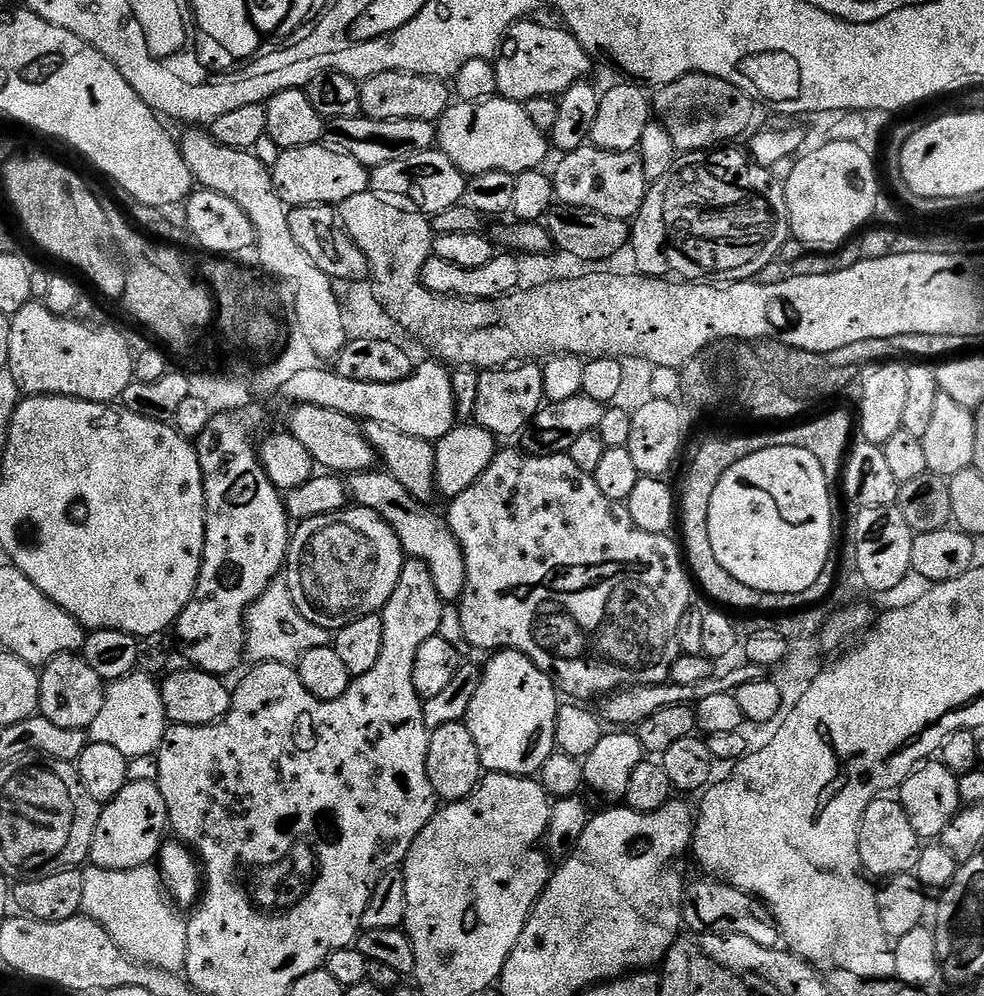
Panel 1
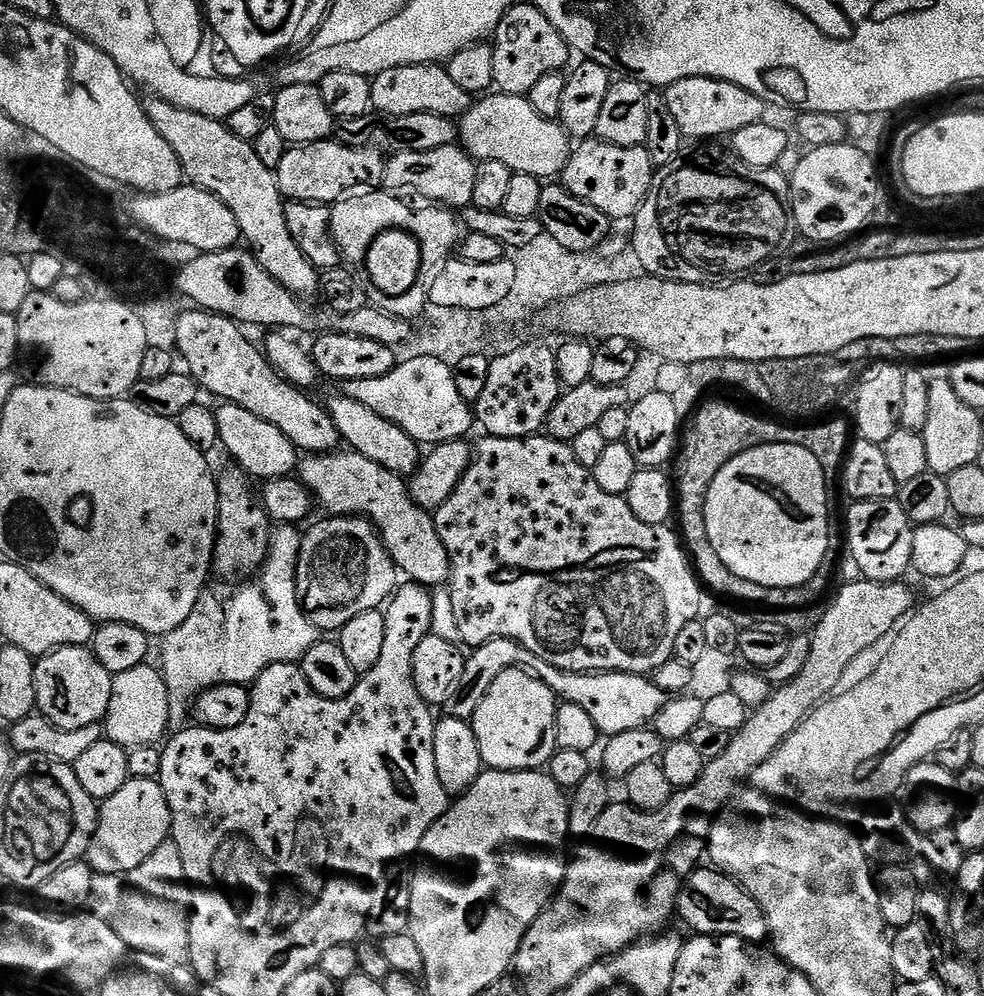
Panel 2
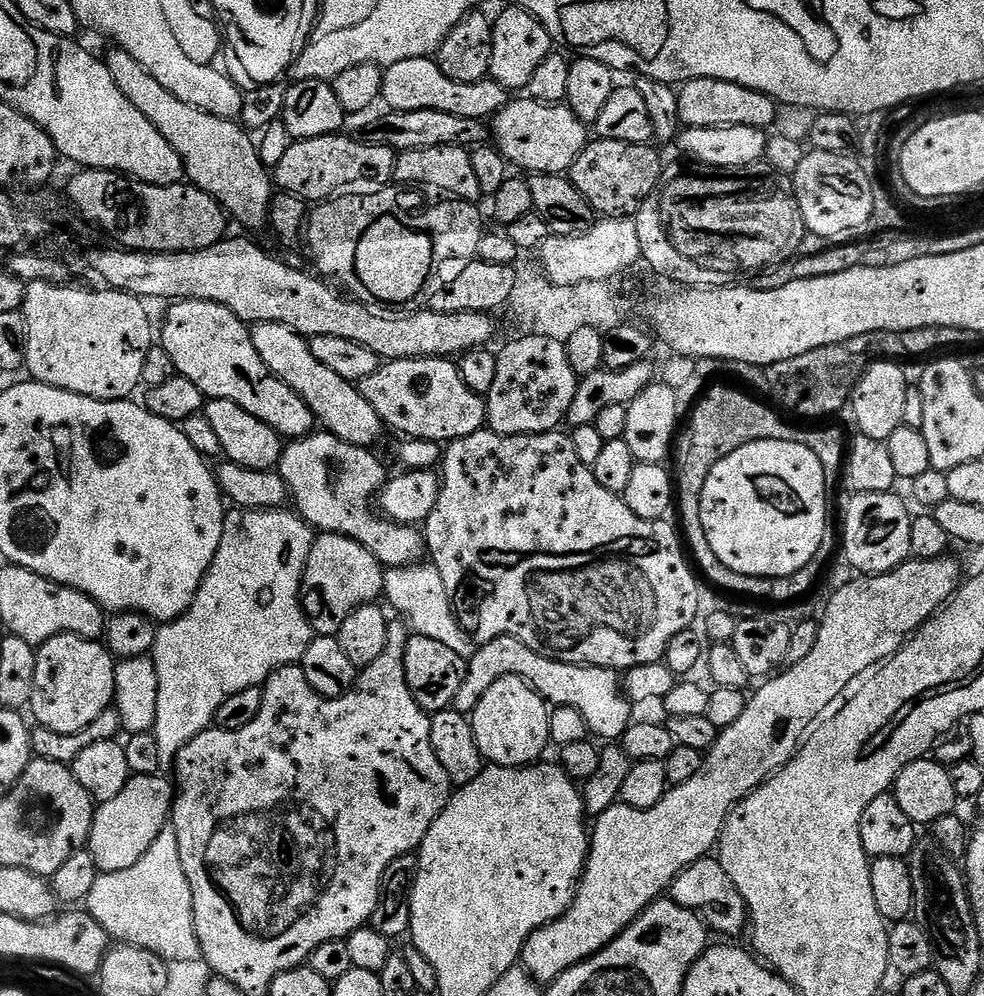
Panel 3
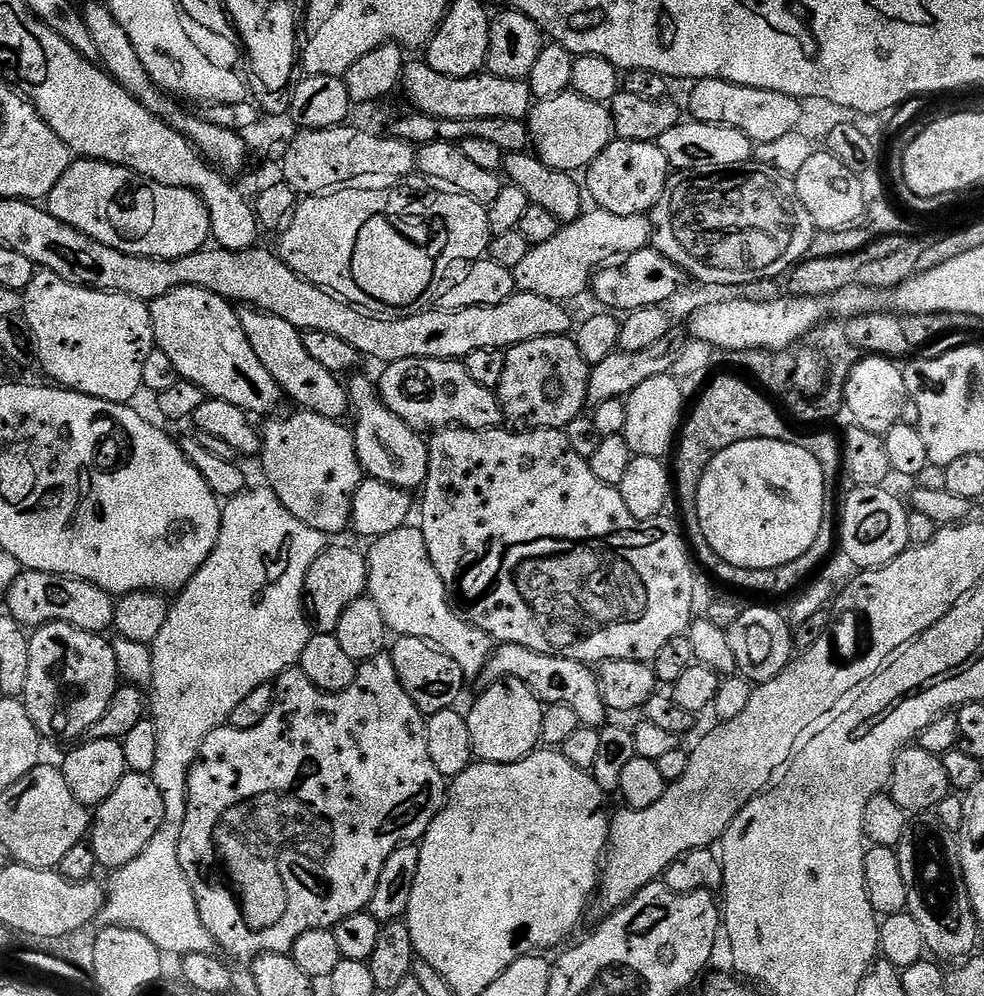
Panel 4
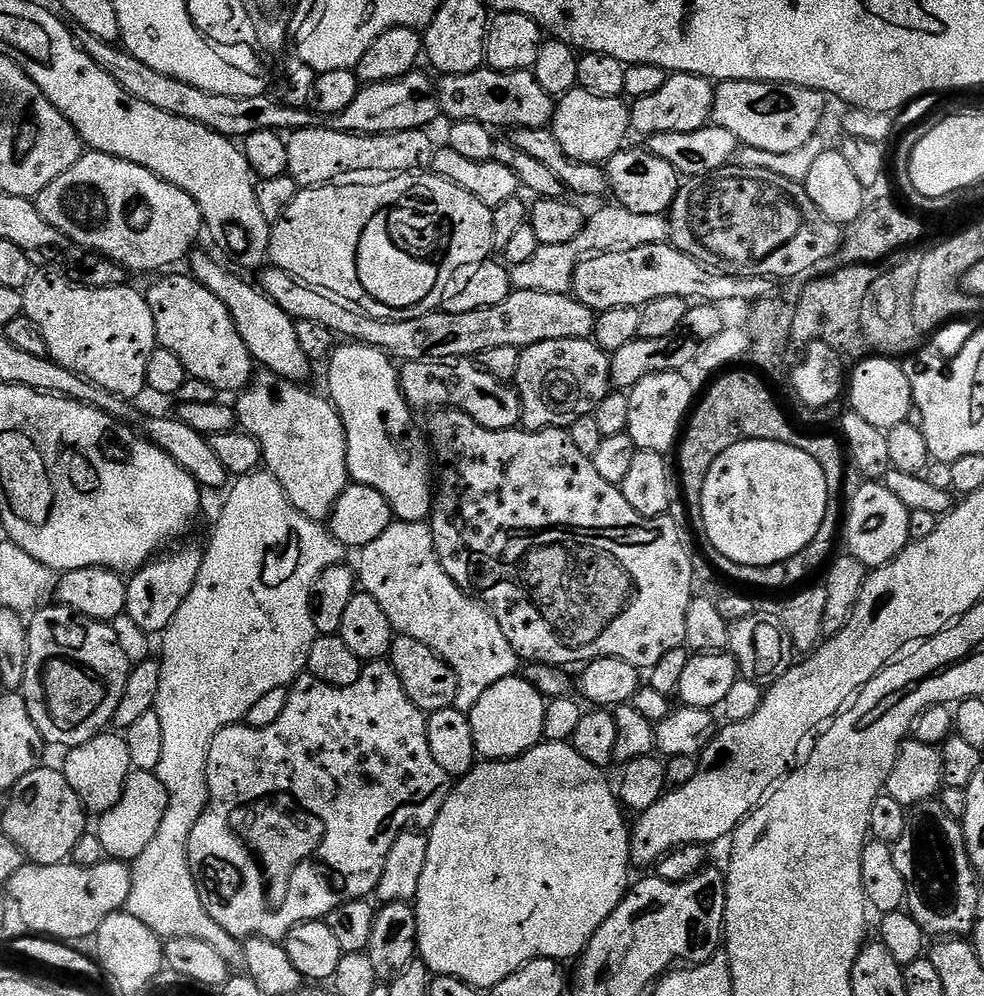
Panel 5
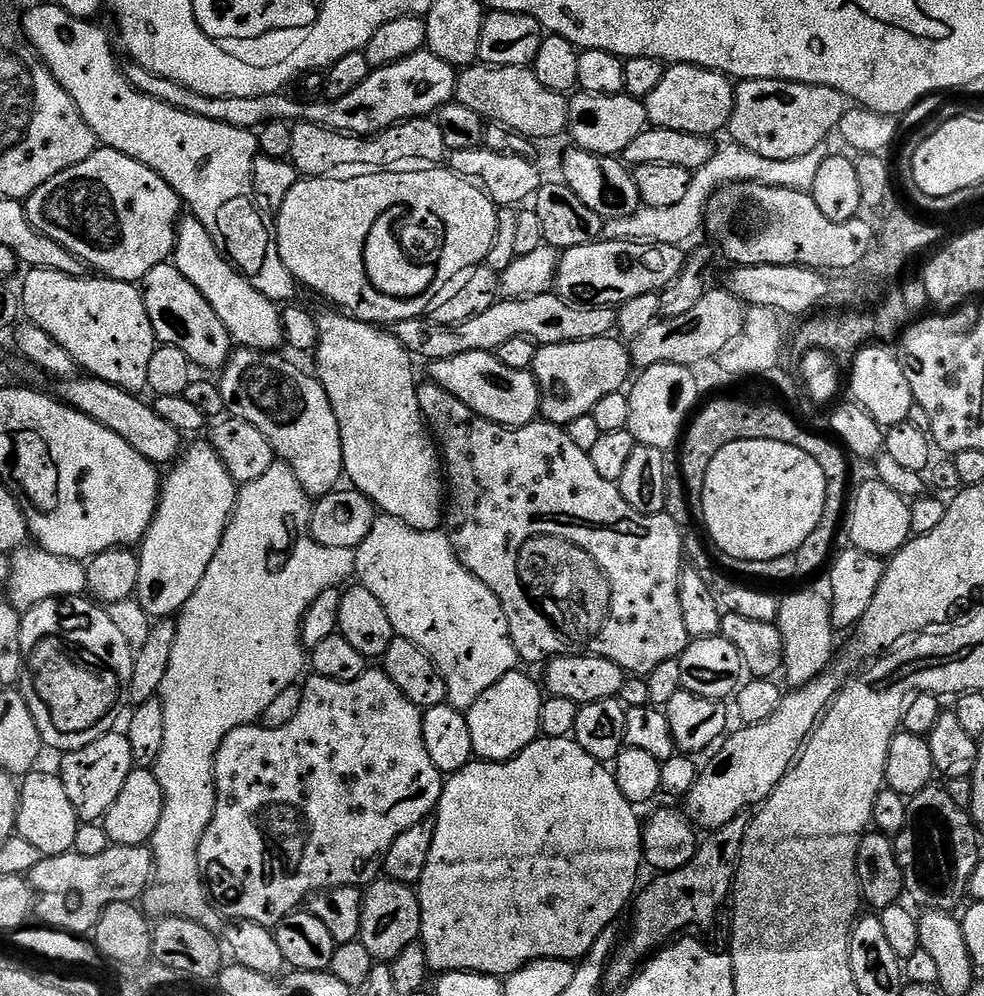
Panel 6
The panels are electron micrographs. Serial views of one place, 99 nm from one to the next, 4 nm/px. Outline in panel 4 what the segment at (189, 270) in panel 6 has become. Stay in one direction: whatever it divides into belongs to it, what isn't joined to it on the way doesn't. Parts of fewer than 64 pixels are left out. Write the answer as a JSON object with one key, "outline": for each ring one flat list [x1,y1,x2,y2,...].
{"outline":[[244,306,239,309,239,313,242,330,246,330,246,338,250,338,250,346,254,346,258,362,270,370,274,382,280,384,280,391,287,399,289,396,303,411,322,414,322,418,343,421,344,415,349,415,350,397,347,387,341,377,314,362,313,356,306,351,300,329,290,326,290,322,282,322,282,318,260,312,257,308]]}

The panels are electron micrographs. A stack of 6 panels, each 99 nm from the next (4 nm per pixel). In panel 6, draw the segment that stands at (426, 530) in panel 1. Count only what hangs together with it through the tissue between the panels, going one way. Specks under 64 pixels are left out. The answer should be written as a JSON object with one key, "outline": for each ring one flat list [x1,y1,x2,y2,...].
{"outline":[[237,347,229,355,228,363,224,365,219,376,220,393,227,415,250,422,250,426,258,426,258,430,266,434,270,446,276,452,277,461,288,464,290,470,294,470,298,482,302,482,309,497,319,498,328,492,337,491,341,483,339,480,344,476,342,434,338,426,338,418,334,414,334,406,330,406,330,398,326,398,326,390,311,371,303,372,298,365,283,360,276,352]]}

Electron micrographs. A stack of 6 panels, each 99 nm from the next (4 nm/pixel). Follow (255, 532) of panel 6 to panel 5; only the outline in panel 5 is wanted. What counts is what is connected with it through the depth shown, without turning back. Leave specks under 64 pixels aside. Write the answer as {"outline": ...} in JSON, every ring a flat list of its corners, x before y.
{"outline":[[257,470,251,472,248,476,239,477,227,489,227,492,228,497,225,498,224,505,220,508,220,517,217,518,216,529,212,532,212,541,209,542,208,548,203,549,204,557,202,558,202,566,198,570,198,578,194,582,190,594,182,602,182,606,178,606,178,614,174,614,170,626,163,632,161,640,164,641,158,644,160,681,158,682,158,698,154,710,162,722,162,762,158,762,155,774,162,782,162,786,166,786,168,809,166,810,166,818,162,818,162,826,158,826,158,834,154,834,154,842,150,842,150,846,146,846,146,850,142,850,140,857,131,865,132,885,130,886,130,898,126,910,130,914,134,914,134,918,138,918,138,922,146,922,146,926,150,926,150,930,154,930,154,934,158,934,162,938,168,940,198,938,202,942,207,942,209,946,214,946,214,950,218,950,219,956,228,963,229,969,233,973,244,974,246,973,246,954,244,953,243,943,237,937,226,934,226,930,222,930,222,926,218,926,218,922,214,922,214,918,210,918,206,906,202,906,198,886,194,882,192,871,188,865,190,830,194,830,198,818,202,818,202,814,208,805,206,766,210,754,210,742,214,742,214,738,222,730,231,728,232,725,239,724,247,718,250,709,262,699,262,694,266,694,269,690,275,688,288,688,296,679,305,675,308,659,310,658,310,646,316,641,318,635,312,617,312,587,316,585,316,580,326,569,333,568,336,564,345,563,346,549,343,544,336,542,332,533,328,531,323,523,303,516,292,505,290,498,286,498,286,490,282,490,278,478,274,478,266,470]]}

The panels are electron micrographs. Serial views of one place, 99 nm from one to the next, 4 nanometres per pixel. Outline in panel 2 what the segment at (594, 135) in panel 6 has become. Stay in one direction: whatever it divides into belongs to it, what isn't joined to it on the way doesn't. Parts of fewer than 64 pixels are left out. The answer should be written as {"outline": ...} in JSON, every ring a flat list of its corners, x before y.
{"outline":[[492,95,477,99,459,117,458,140,464,151,477,162,502,162,502,166,510,166,513,174,559,177,570,155,570,141,564,127,556,120,542,118,542,114,530,106,527,96]]}

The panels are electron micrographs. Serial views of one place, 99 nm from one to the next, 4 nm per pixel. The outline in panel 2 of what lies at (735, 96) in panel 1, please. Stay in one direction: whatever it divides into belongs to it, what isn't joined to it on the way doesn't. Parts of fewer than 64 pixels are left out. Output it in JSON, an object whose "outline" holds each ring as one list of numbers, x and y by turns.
{"outline":[[709,76,682,78,668,85,663,97,670,114,674,114,678,122,681,137,688,139,689,136,692,140,712,140,715,136,730,138,742,130,742,126,761,123,766,105,750,90,742,90,742,86]]}

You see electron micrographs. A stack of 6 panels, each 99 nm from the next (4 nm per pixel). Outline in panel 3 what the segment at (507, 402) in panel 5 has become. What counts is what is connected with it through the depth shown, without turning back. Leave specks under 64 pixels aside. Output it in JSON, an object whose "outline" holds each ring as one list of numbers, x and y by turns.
{"outline":[[448,358,390,360,381,363,370,378,359,380,358,387,385,426,412,440,451,442,466,438,481,431,488,418,485,397,474,394,462,382,459,367]]}

